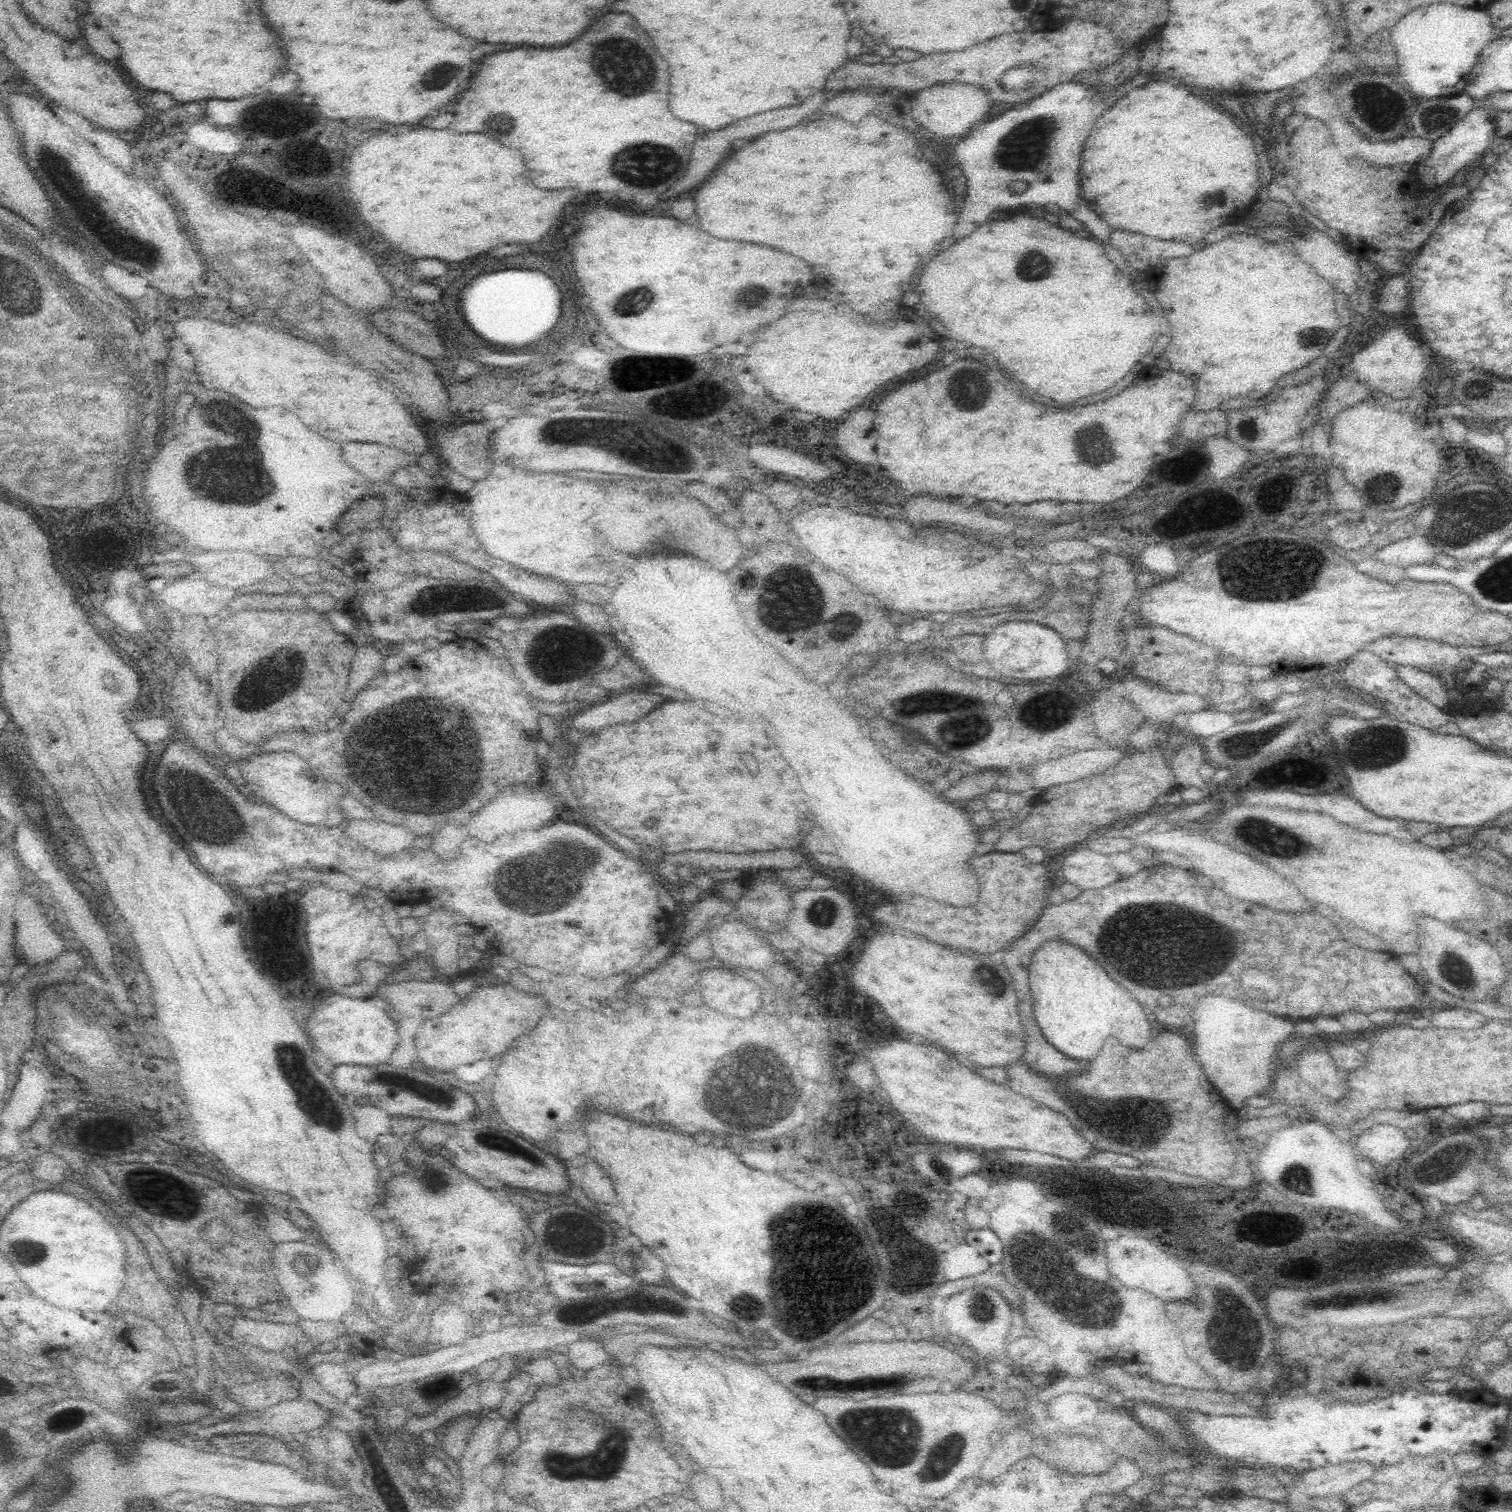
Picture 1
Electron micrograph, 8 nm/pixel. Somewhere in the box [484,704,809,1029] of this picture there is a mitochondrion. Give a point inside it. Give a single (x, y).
(526, 891)

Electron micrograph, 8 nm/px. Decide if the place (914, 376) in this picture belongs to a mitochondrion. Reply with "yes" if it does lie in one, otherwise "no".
no

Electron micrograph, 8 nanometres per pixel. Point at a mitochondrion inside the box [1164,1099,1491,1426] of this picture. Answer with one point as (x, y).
(1231, 1302)

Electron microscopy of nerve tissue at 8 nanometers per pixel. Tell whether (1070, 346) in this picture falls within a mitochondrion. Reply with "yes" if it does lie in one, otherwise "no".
no

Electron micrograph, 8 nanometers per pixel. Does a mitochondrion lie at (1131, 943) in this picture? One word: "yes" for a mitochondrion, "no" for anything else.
yes

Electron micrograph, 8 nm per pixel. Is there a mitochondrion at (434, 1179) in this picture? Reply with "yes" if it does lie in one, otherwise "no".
no

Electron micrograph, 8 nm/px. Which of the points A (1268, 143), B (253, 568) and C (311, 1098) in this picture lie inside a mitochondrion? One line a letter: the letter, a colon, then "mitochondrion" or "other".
A: other
B: other
C: mitochondrion

